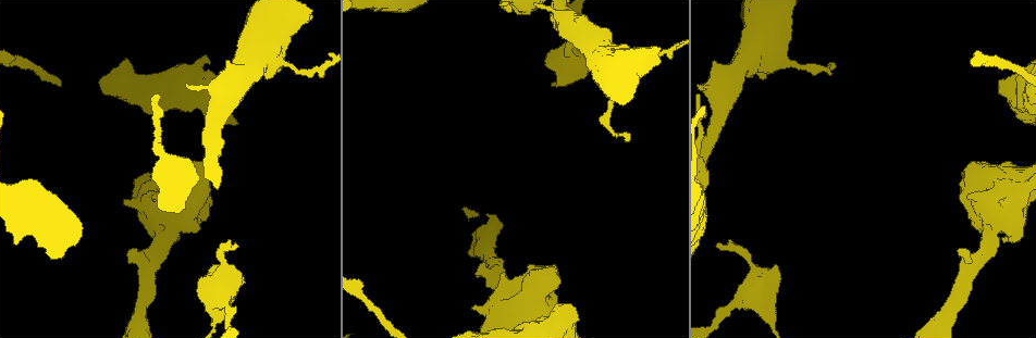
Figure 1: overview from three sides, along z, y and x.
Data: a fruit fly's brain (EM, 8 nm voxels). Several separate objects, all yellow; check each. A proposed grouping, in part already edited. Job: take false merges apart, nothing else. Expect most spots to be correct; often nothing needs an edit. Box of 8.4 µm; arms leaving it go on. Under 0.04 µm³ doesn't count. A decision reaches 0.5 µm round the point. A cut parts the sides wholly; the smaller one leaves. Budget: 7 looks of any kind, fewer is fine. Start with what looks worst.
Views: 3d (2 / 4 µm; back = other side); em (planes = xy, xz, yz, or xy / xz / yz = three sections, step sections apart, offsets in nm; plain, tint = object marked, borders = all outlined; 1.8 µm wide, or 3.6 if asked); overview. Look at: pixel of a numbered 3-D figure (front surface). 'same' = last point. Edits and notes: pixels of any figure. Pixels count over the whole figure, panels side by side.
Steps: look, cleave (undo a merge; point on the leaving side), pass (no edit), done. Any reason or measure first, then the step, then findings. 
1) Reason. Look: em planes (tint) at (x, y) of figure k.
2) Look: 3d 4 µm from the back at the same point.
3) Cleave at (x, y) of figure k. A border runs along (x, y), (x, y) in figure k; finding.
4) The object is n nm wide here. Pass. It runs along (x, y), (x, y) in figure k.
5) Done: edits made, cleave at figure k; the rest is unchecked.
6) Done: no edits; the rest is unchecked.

Sudden change in width. Look: 3d 4 µm at (280, 58) of figure 1.

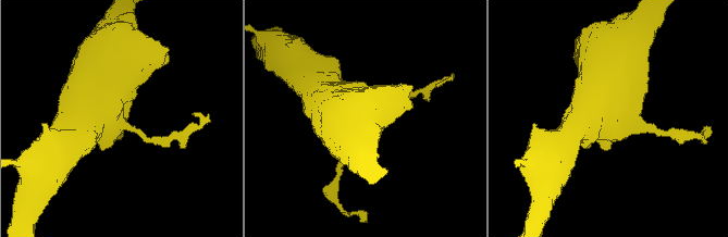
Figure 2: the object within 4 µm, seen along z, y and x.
Need the tissue. Look: em 3.6 µm xz step 8 (borders) at (120, 122) of figure 2.

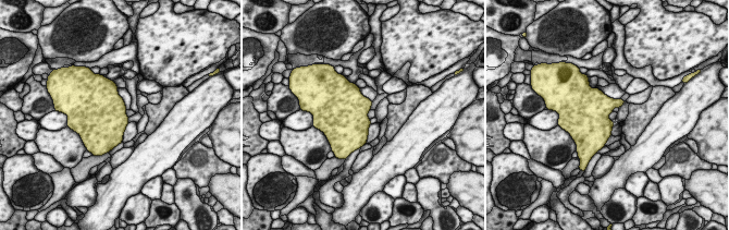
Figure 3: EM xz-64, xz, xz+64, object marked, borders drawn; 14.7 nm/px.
Pass. Continuous, no second neuron.

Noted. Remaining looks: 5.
Sudden change in width. Look: em 3.6 µm yz step 16 (tint) at (223, 299) of figure 1.

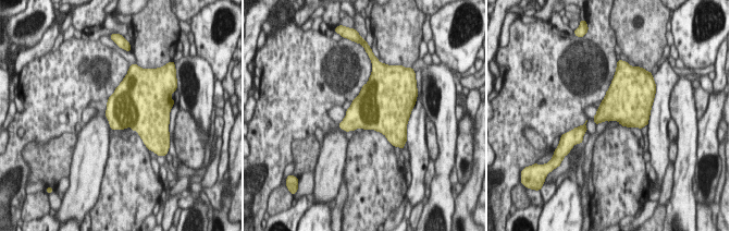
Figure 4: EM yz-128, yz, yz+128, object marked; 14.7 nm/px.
Pass. One neuron here.

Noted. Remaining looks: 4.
Thick turns thin. Look: em 3.6 µm planes (tint) at (722, 102) of figure 1.

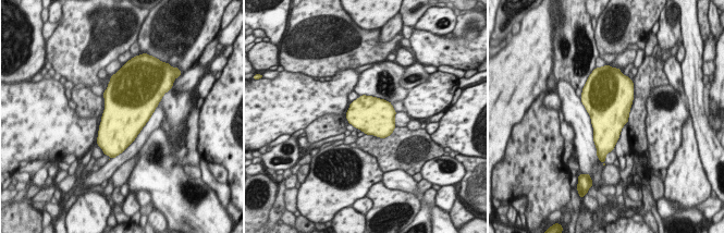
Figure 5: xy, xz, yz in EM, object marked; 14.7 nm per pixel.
Pass. All the same neuron.

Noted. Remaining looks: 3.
Done: no edits; the rest is unchecked.

